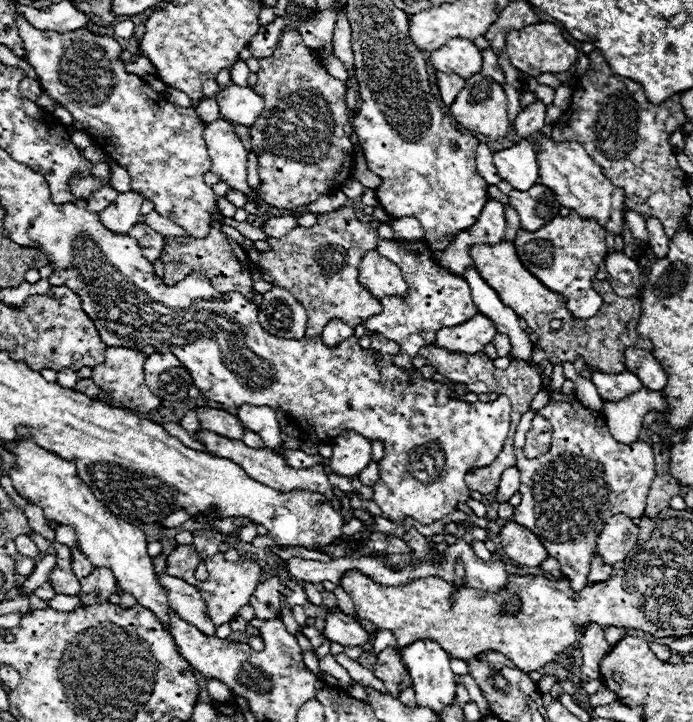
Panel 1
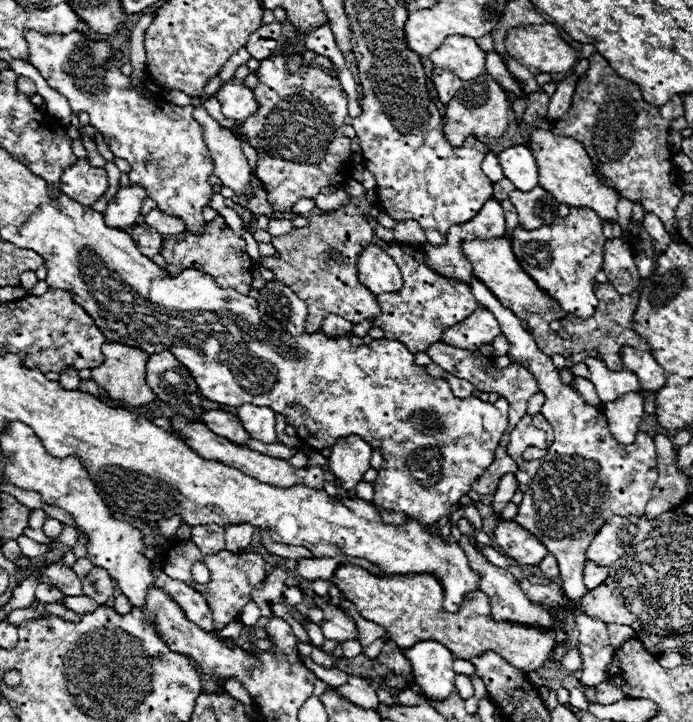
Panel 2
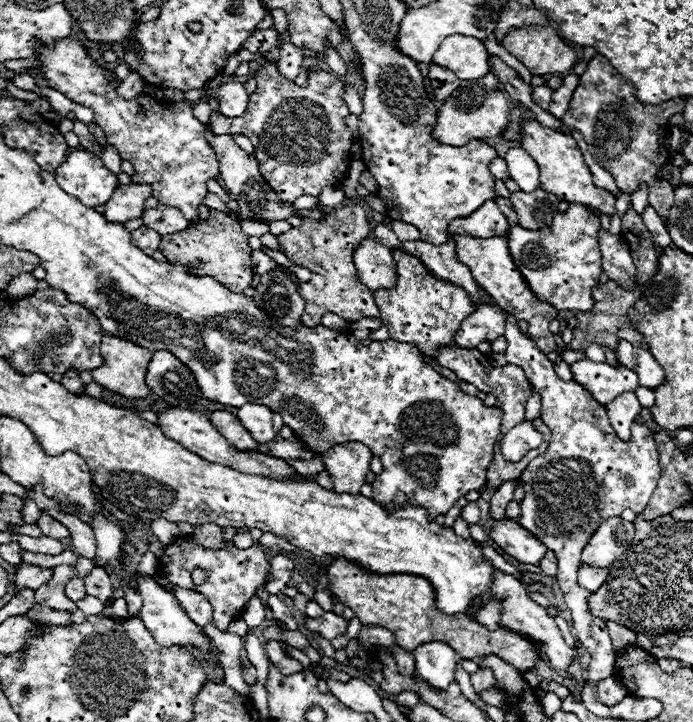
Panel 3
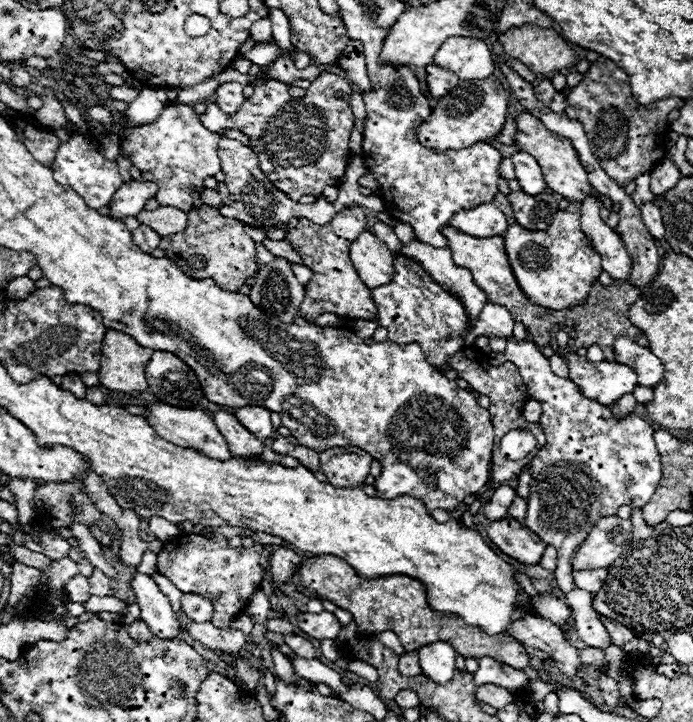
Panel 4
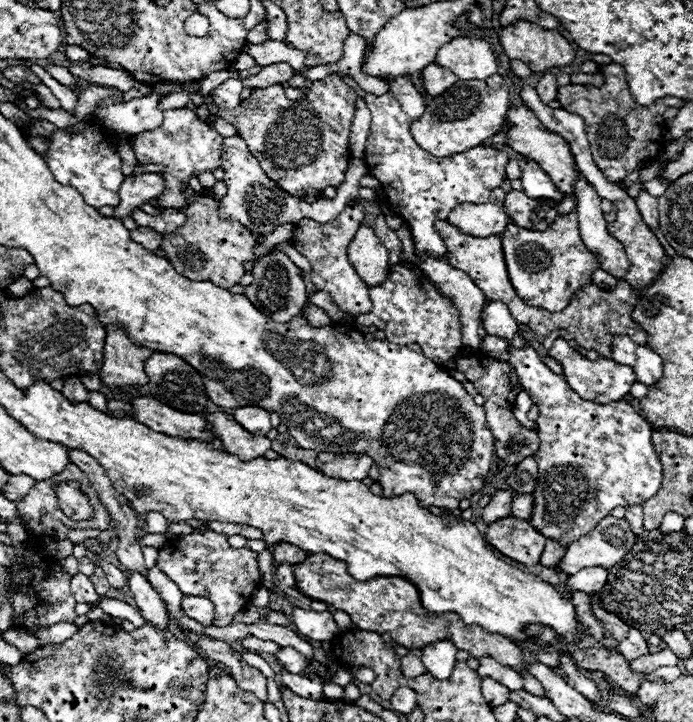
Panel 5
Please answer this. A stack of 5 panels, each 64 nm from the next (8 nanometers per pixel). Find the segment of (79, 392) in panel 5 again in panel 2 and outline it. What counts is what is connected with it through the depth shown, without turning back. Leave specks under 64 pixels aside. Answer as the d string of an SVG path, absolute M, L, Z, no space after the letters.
M62 370L58 382L60 382L60 386L66 388L66 390L78 390L80 378L78 378L78 372L76 372L76 370Z

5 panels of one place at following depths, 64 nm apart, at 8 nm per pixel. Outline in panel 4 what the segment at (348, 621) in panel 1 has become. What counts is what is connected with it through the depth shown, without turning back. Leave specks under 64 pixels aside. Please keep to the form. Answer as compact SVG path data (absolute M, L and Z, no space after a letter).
M300 612L298 614L298 626L308 636L318 638L318 640L324 640L324 638L334 640L338 636L338 632L342 630L342 624L336 620L336 616L332 612L320 612L320 614Z

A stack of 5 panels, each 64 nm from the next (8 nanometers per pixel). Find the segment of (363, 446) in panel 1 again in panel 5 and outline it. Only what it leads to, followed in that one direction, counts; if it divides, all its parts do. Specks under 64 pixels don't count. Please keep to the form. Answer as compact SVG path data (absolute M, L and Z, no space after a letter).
M320 452L316 460L316 466L318 470L322 470L322 474L344 482L364 480L372 464L374 460L368 454L356 454L356 452L346 452L346 454Z

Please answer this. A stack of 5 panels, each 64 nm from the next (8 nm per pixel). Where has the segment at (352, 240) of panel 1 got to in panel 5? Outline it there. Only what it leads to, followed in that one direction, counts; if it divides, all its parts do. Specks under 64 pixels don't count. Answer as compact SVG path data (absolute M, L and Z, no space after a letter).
M360 202L348 204L332 222L318 224L310 218L302 220L296 224L294 234L292 234L292 246L304 254L312 266L312 284L316 290L322 290L330 294L334 304L352 316L358 314L368 314L372 310L372 300L368 296L368 286L362 282L362 278L356 274L352 264L348 262L348 244L352 242L354 234L364 222L364 208L360 208Z

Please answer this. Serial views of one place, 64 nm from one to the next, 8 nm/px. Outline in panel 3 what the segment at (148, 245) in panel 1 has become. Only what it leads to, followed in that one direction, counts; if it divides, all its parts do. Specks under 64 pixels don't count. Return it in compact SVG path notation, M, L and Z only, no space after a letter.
M140 226L132 232L132 242L146 254L152 256L160 246L160 234L148 226Z

